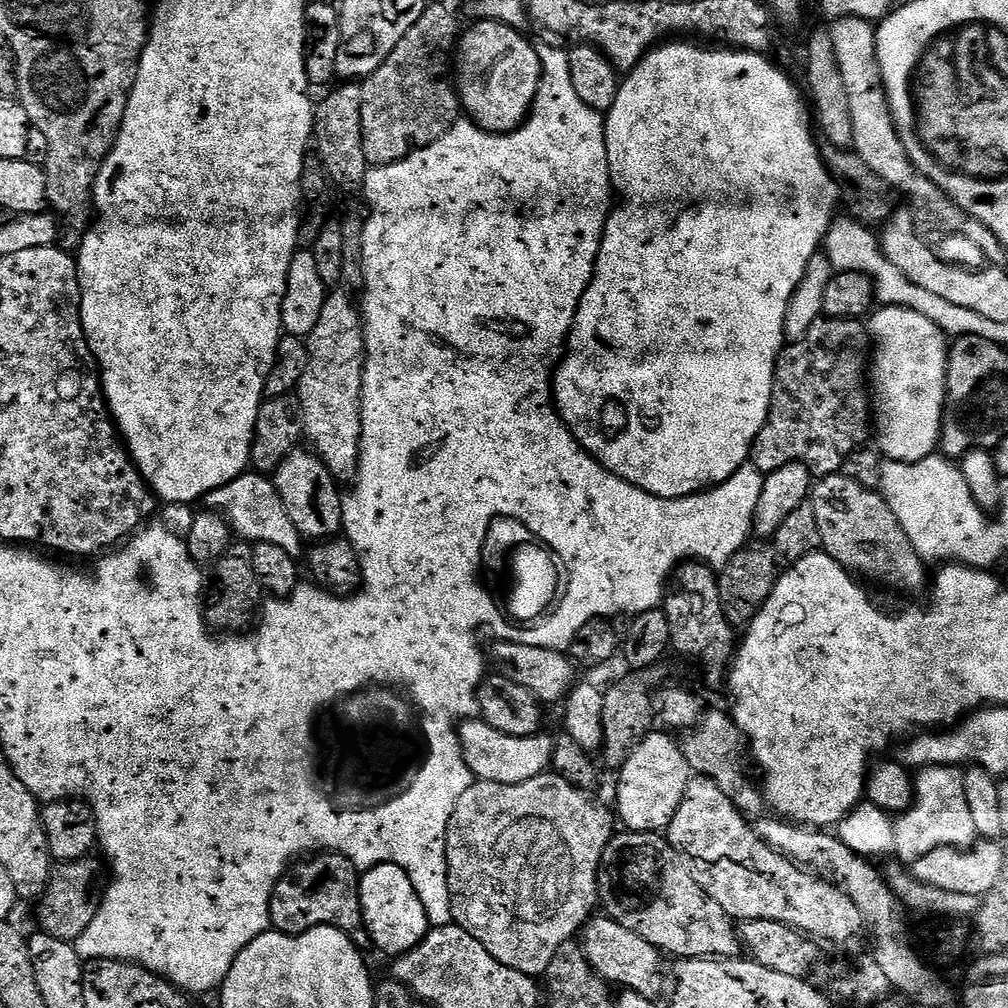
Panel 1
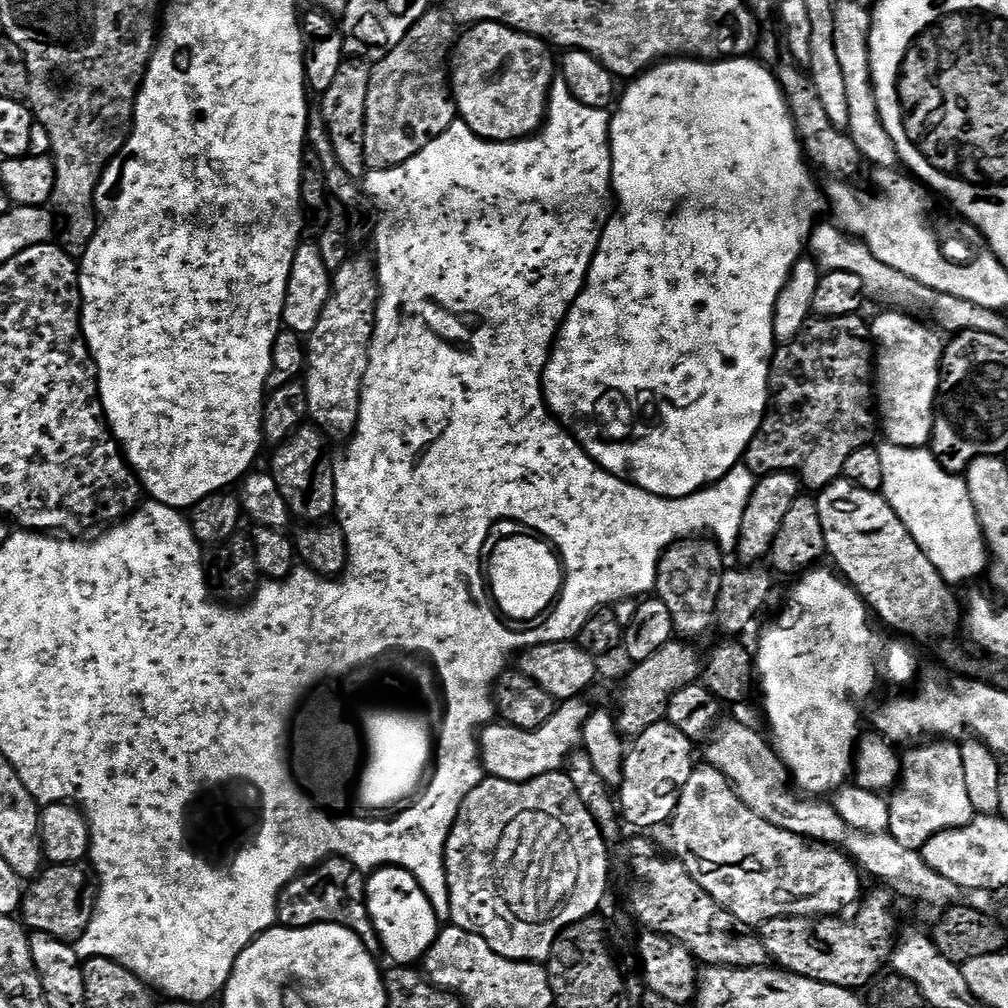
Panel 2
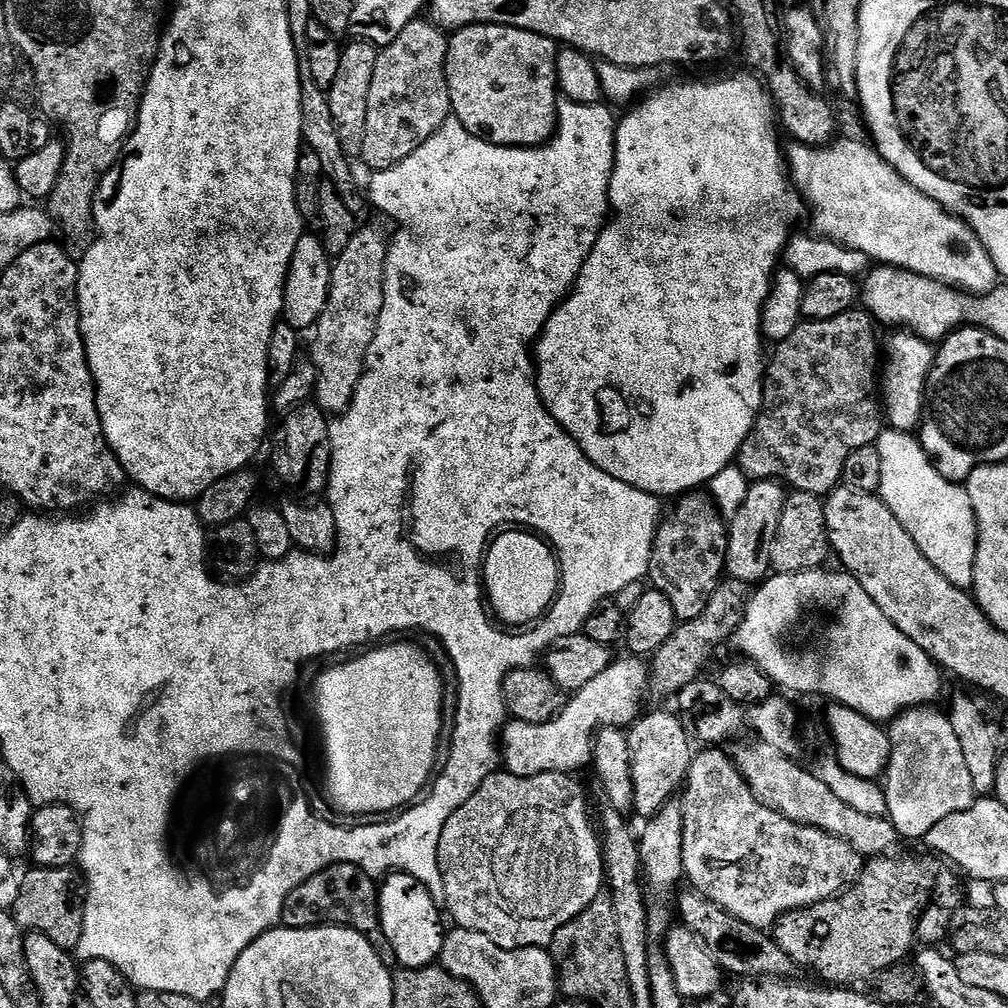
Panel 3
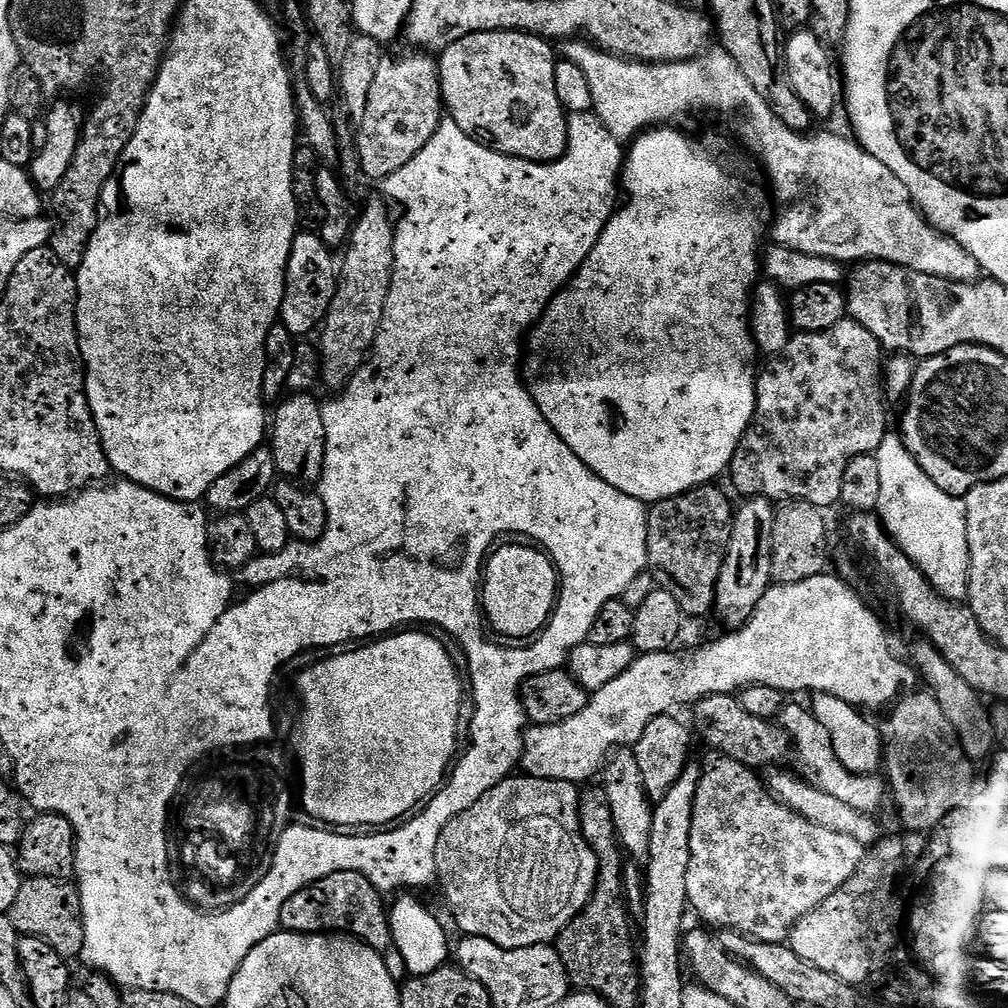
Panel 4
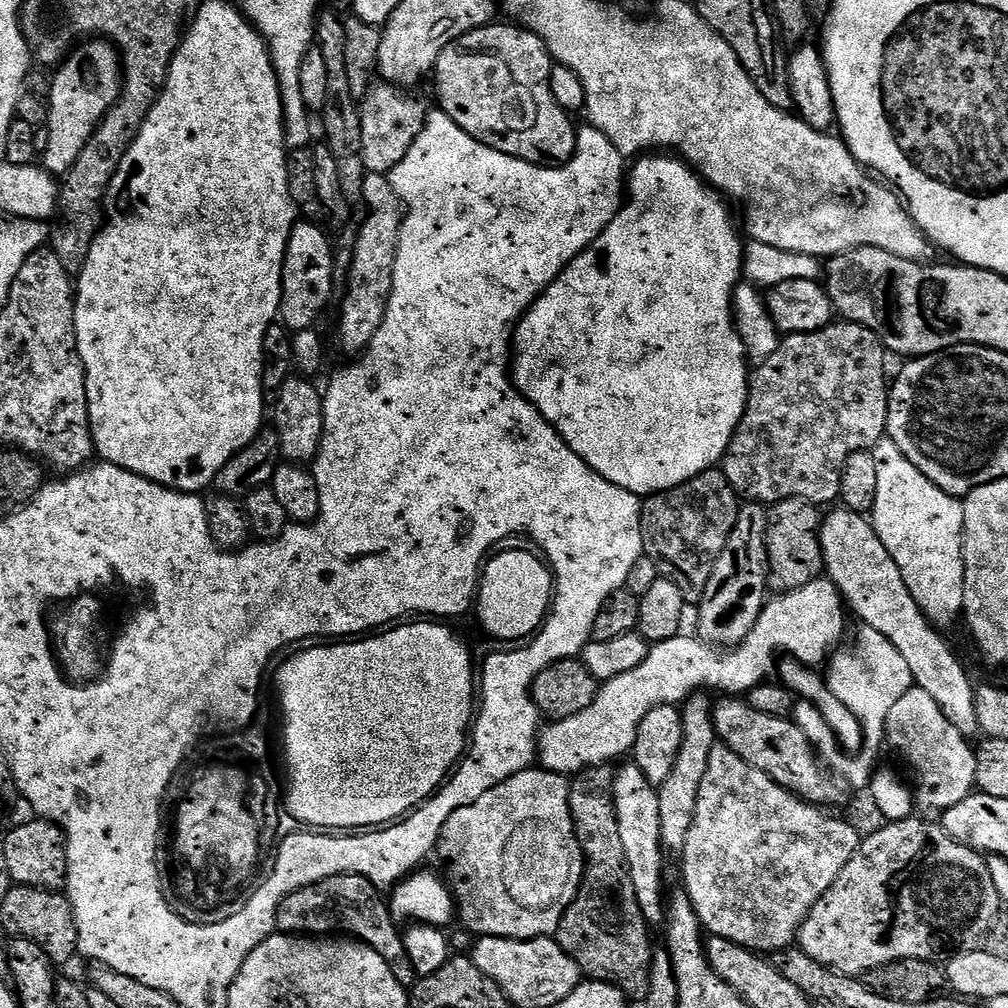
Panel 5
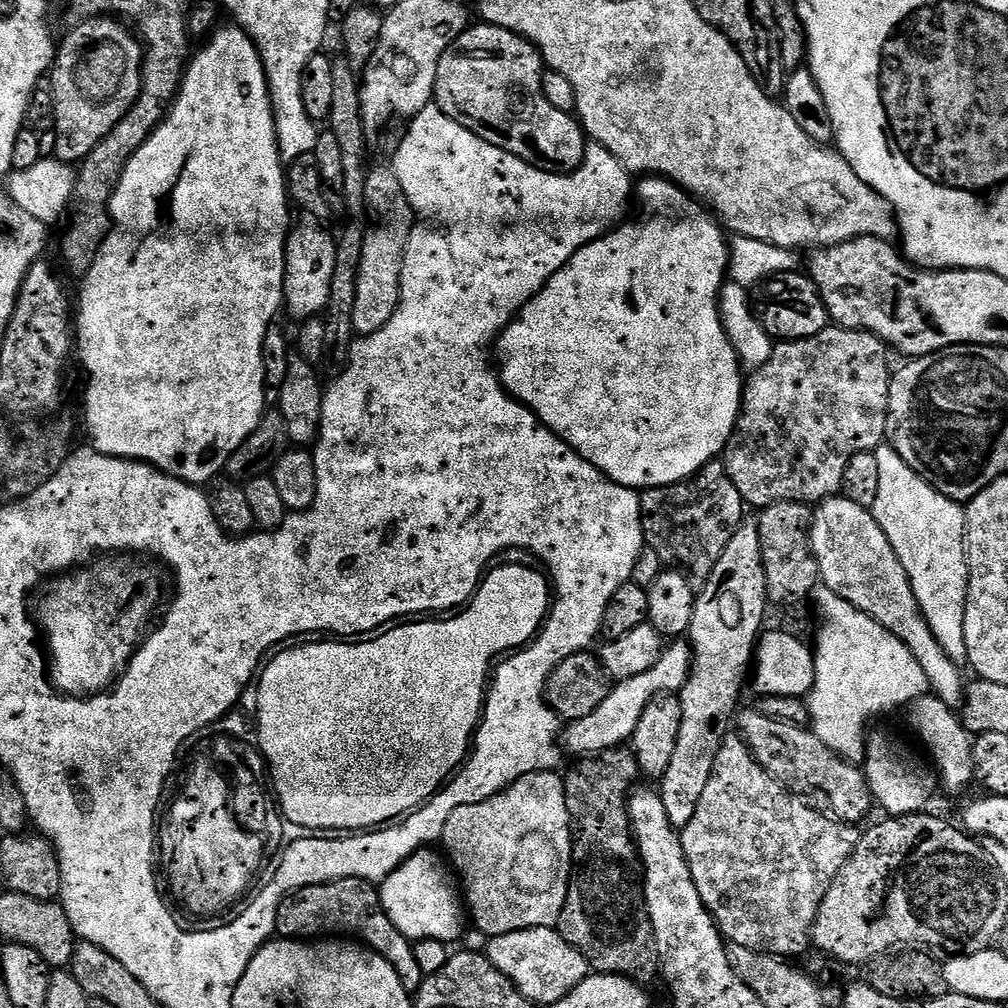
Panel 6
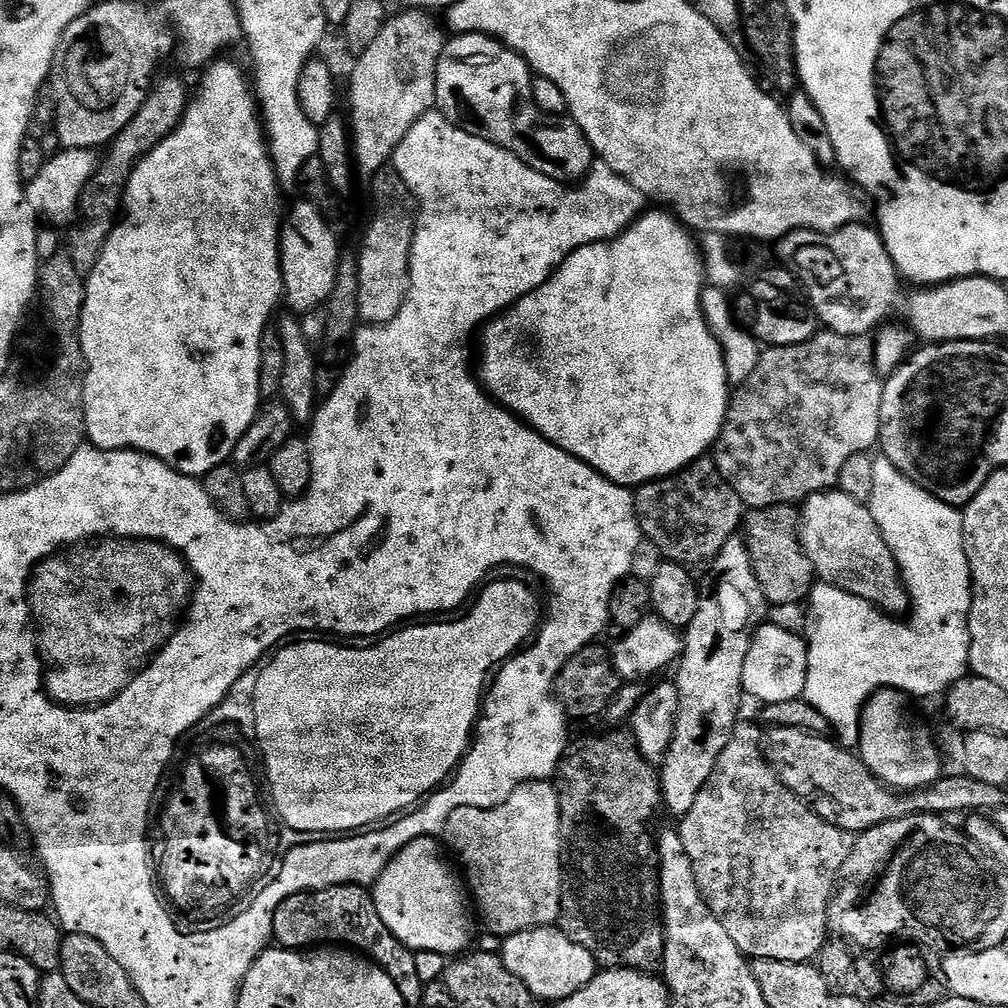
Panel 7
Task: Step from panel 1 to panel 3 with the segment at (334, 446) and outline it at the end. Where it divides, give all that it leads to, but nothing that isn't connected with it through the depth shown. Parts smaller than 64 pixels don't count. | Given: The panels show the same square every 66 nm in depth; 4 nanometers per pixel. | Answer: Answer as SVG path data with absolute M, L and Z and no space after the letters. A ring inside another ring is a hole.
M357 227L350 246L335 257L330 294L322 318L318 318L312 336L310 359L316 367L314 403L326 414L343 414L354 398L354 390L364 373L364 363L384 305L384 271L389 241L376 228Z

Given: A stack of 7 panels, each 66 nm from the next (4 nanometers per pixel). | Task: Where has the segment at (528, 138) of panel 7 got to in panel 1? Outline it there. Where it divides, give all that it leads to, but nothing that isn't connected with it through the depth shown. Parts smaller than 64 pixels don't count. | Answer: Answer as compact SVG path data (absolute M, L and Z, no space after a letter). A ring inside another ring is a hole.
M476 20L473 25L465 36L463 33L459 37L454 57L454 79L463 111L485 132L513 132L528 119L538 94L540 75L544 73L537 45L532 45L518 28L490 20Z

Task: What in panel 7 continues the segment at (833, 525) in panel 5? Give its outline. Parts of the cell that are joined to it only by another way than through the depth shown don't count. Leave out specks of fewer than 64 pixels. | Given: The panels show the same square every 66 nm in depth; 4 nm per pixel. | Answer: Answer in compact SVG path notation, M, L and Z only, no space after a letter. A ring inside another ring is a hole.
M839 490L814 494L802 504L800 541L814 566L817 577L823 583L832 584L835 588L841 588L866 602L870 602L874 607L879 608L882 612L887 612L893 618L909 611L908 588L900 576L900 568L896 564L890 546L886 546L886 542L874 522L871 508L854 502L854 498L850 498L845 492Z

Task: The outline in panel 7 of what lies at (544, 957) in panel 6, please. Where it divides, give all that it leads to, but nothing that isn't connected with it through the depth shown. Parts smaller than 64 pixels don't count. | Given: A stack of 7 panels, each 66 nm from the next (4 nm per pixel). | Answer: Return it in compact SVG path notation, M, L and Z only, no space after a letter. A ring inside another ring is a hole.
M556 926L531 928L505 936L501 944L504 945L498 948L498 955L506 970L510 970L510 974L514 974L514 978L518 978L518 982L522 982L522 986L542 1002L570 998L598 975L598 965L590 950L578 946L578 942L570 942L570 938L566 938L566 934Z

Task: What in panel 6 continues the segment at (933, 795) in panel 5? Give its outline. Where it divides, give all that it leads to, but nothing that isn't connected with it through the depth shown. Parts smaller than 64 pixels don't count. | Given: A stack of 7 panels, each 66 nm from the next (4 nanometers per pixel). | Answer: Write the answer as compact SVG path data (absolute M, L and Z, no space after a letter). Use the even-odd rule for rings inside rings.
M925 694L912 701L908 712L908 724L914 735L920 739L922 747L928 751L927 759L934 765L938 780L952 792L960 792L969 783L973 783L972 774L972 741L963 719L951 708L946 706L938 697Z

